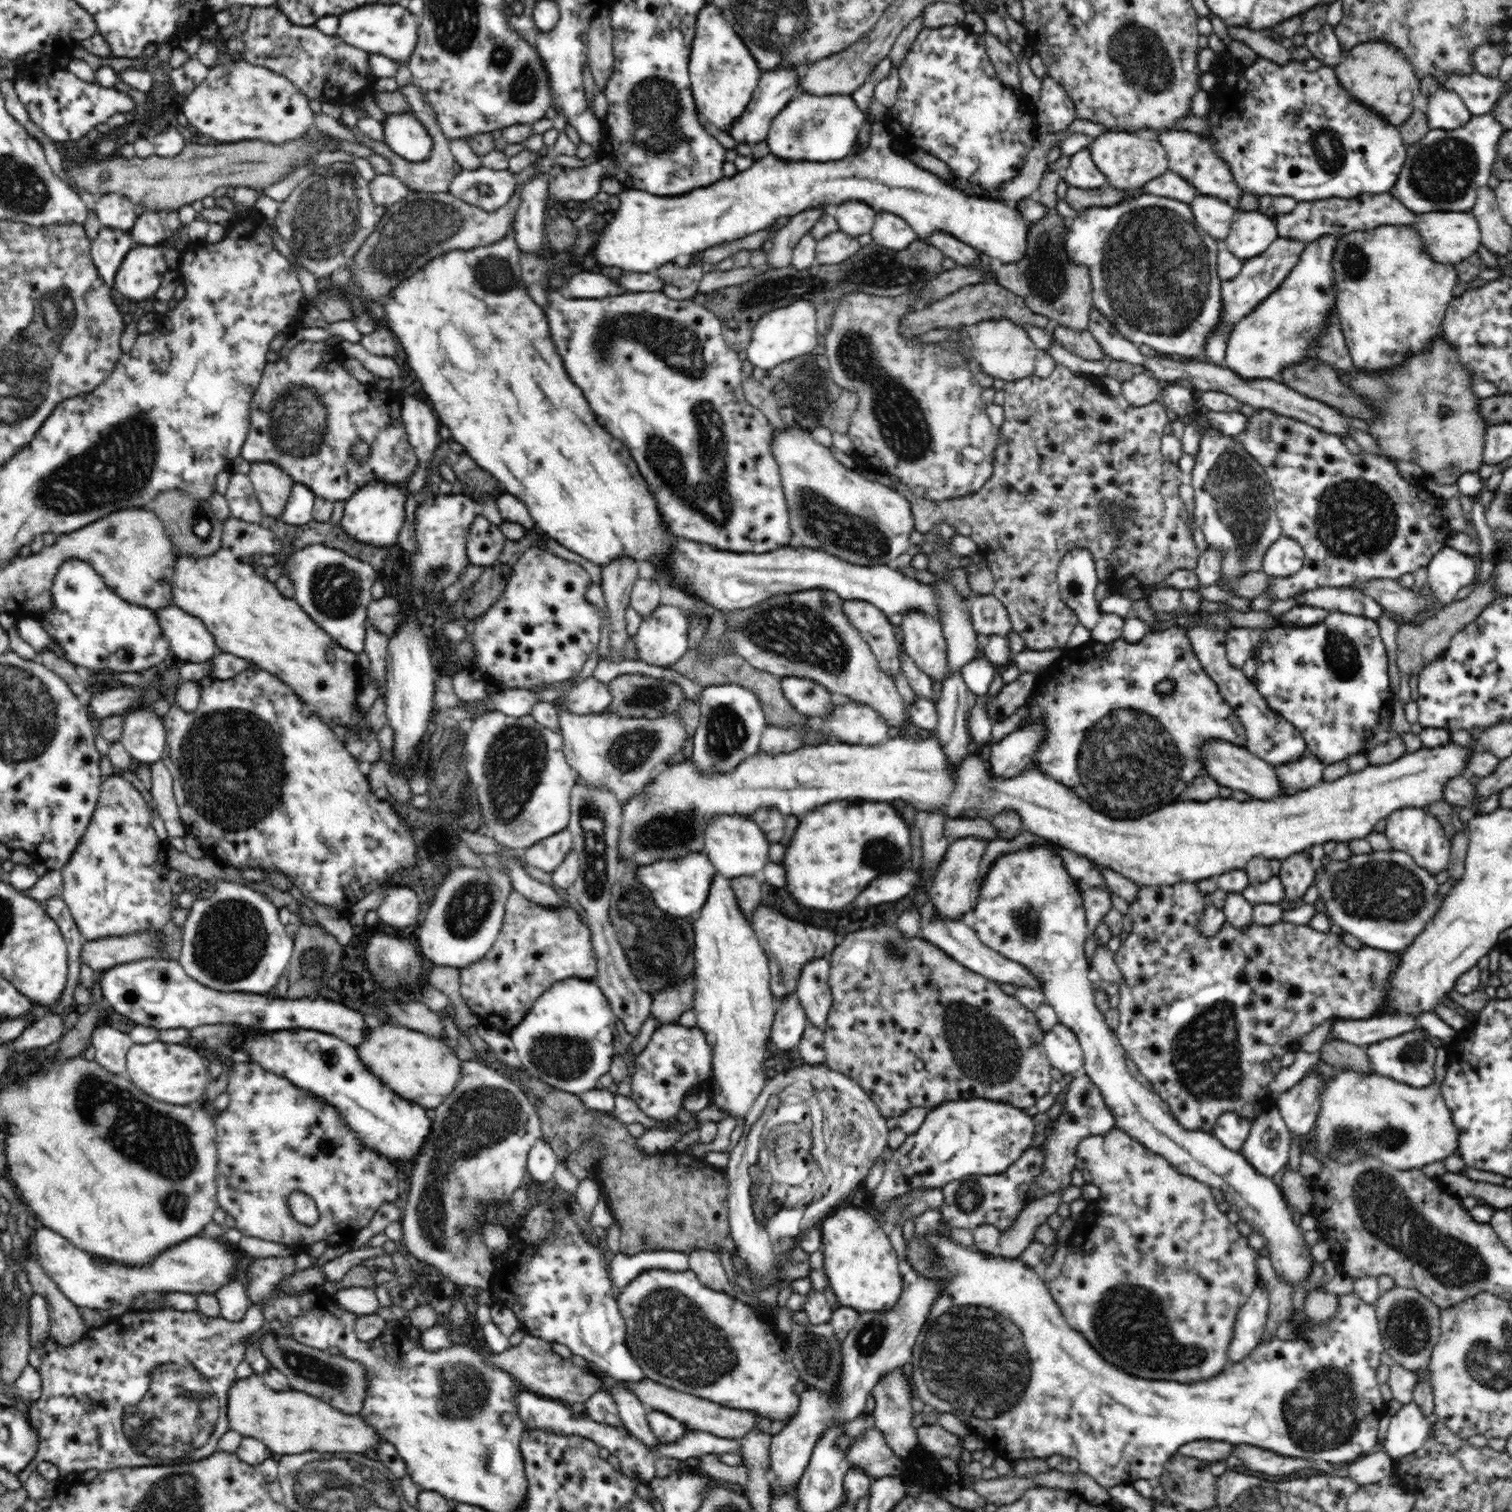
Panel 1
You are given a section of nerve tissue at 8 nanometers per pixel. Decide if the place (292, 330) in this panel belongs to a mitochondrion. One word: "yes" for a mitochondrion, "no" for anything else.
no

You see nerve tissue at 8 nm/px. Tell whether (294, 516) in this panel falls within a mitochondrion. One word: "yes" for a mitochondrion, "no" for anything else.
no

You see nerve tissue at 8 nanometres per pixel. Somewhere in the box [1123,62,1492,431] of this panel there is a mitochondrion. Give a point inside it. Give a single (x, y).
(1442, 172)

